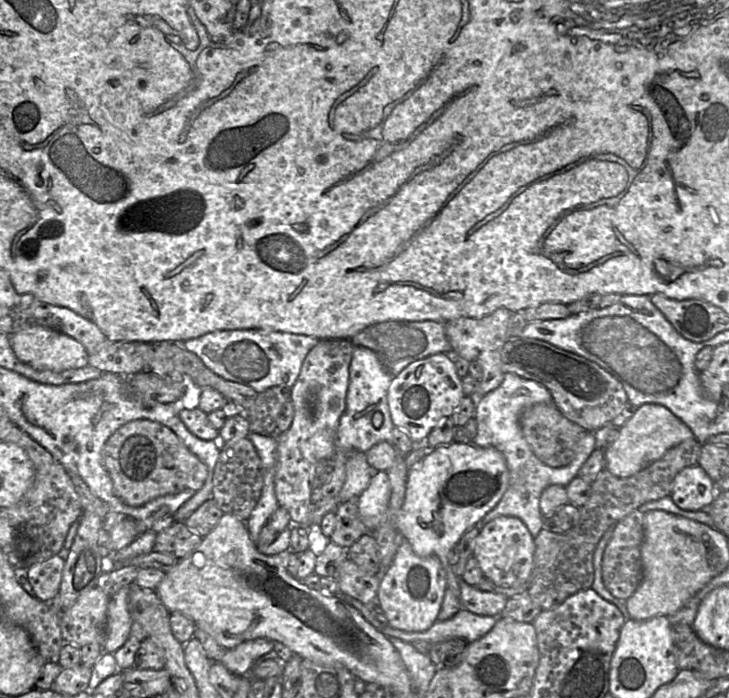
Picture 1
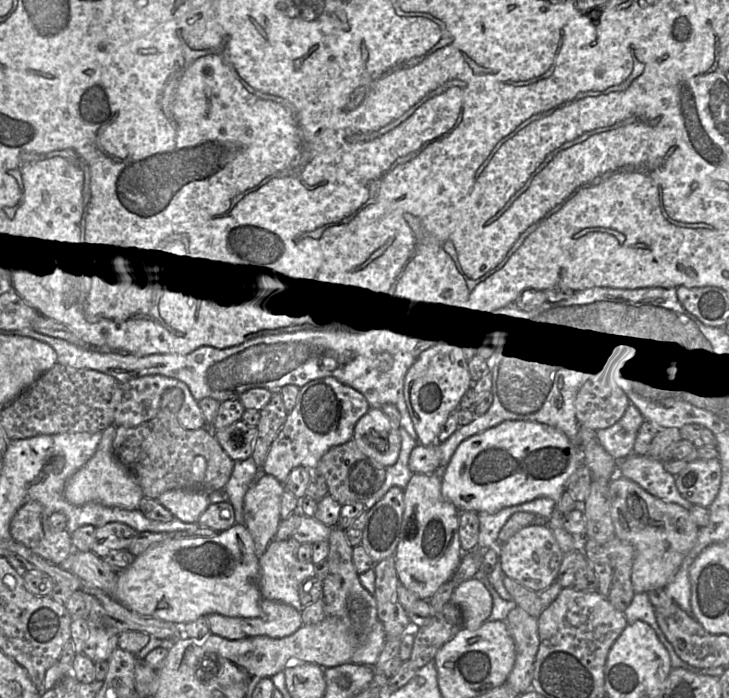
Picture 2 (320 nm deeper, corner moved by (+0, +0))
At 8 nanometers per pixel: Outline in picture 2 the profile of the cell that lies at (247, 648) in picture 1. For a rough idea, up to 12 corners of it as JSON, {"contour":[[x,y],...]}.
{"contour":[[262,599],[258,617],[205,617],[228,640],[284,638],[303,625],[300,611]]}

